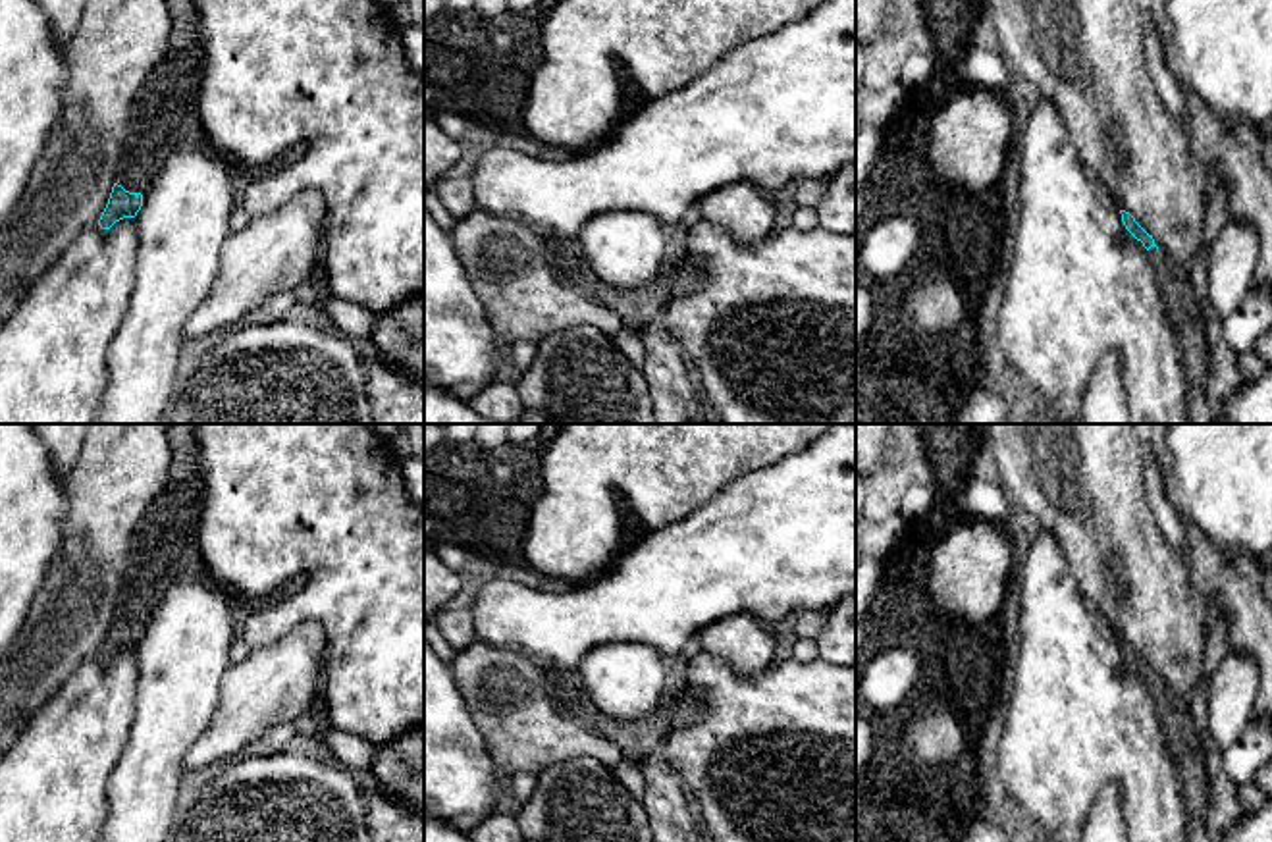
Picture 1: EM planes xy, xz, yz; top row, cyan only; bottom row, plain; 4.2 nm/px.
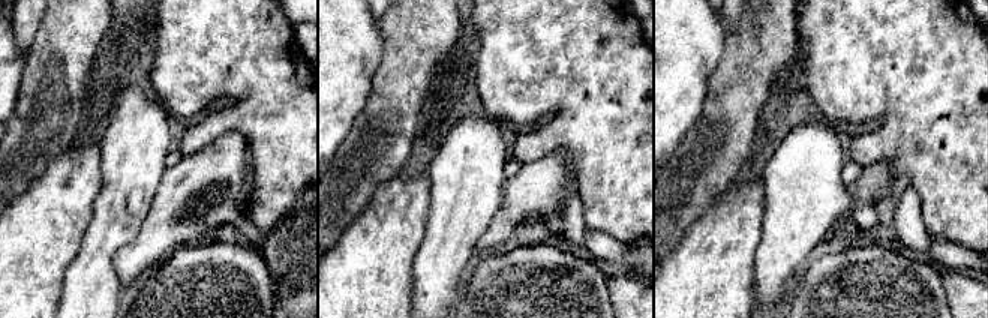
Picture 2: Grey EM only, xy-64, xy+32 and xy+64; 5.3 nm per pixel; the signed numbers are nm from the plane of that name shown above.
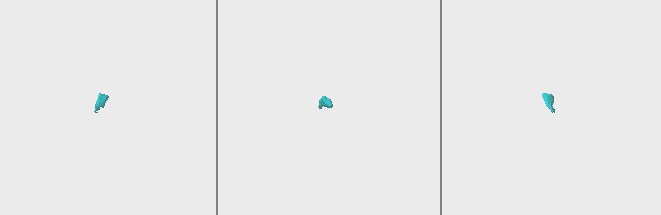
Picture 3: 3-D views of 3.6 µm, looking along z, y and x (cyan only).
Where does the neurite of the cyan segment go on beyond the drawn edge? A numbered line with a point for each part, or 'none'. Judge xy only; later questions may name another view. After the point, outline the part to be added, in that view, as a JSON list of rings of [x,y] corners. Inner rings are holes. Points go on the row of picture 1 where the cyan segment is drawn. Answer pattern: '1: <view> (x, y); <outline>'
1: xy (166, 112); [[[168,0],[172,17],[170,48],[143,85],[116,183],[145,193],[170,150],[206,146],[199,119],[199,89],[206,56],[199,35],[195,0]]]

